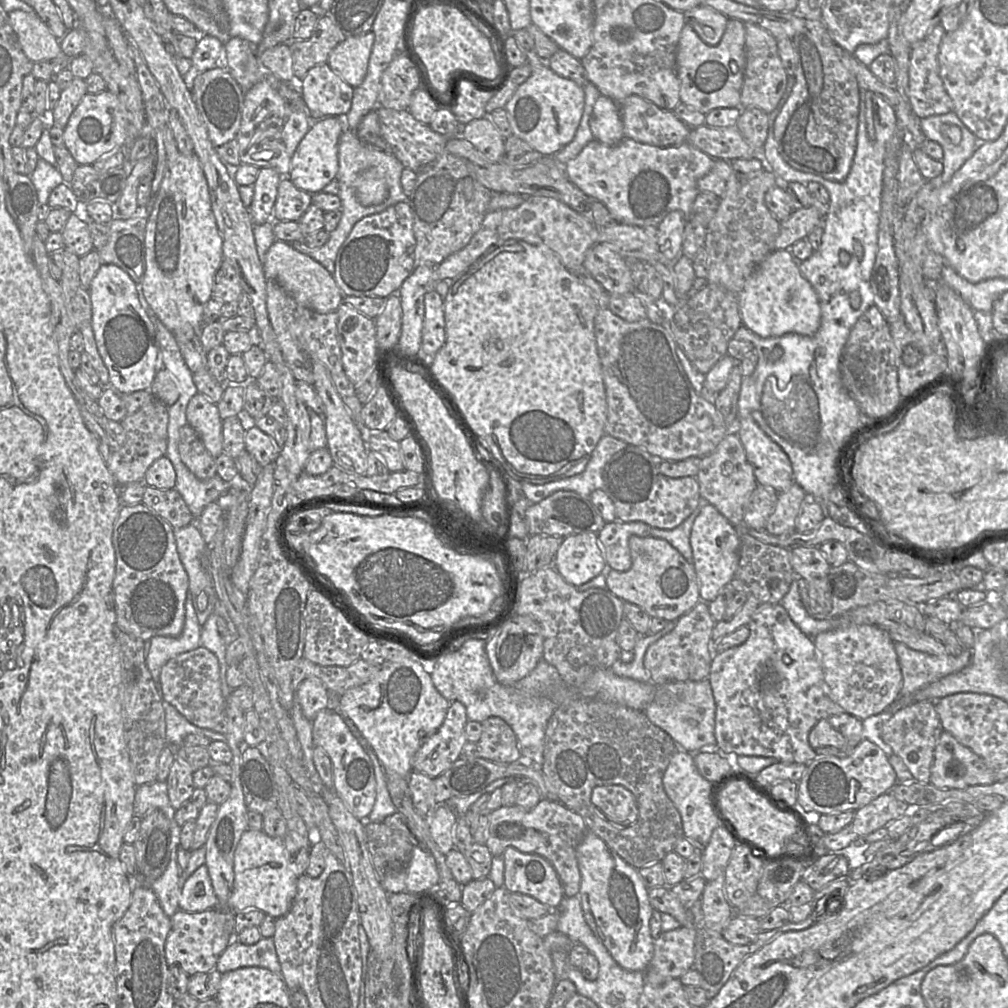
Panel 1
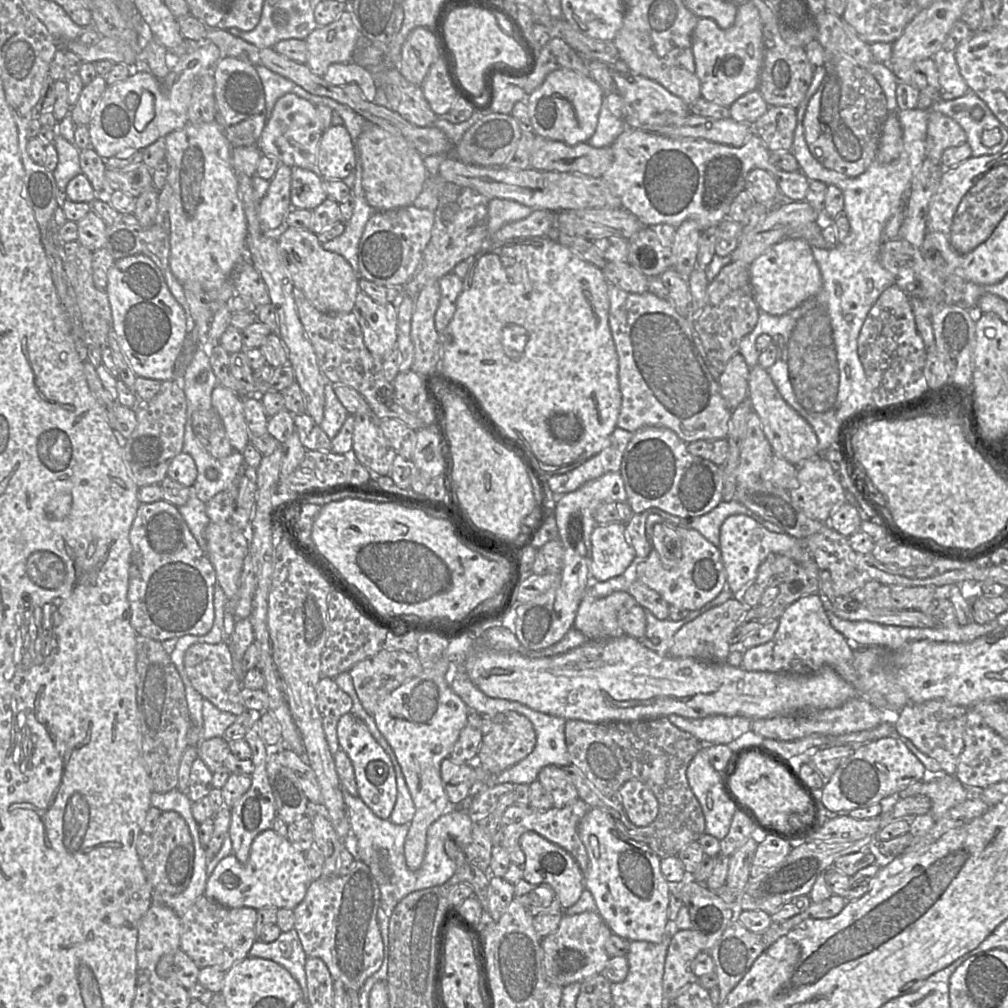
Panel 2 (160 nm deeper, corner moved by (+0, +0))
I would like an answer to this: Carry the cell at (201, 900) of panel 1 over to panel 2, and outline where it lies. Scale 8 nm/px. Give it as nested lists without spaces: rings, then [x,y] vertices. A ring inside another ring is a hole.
[[[272,828],[258,834],[252,842],[248,859],[241,863],[230,854],[222,858],[208,875],[203,896],[229,908],[267,907],[293,910],[304,899],[313,881],[305,861],[305,851]]]

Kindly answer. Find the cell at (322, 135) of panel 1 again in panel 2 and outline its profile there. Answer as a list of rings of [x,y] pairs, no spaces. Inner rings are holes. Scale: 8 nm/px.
[[[332,125],[319,143],[316,172],[323,180],[343,180],[356,168],[355,144],[344,125]]]

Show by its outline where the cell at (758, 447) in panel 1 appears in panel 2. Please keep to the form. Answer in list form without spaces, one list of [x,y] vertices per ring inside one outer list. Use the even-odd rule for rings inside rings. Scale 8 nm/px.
[[[755,365],[750,369],[748,400],[752,410],[759,416],[763,432],[773,454],[800,466],[806,460],[818,456],[818,439],[809,423],[800,416],[781,396],[767,369]]]

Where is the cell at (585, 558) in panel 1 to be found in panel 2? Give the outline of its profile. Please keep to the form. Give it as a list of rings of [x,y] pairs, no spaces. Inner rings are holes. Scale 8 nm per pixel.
[[[625,524],[597,526],[591,534],[591,581],[603,582],[620,576],[635,561],[635,553],[625,536]]]

